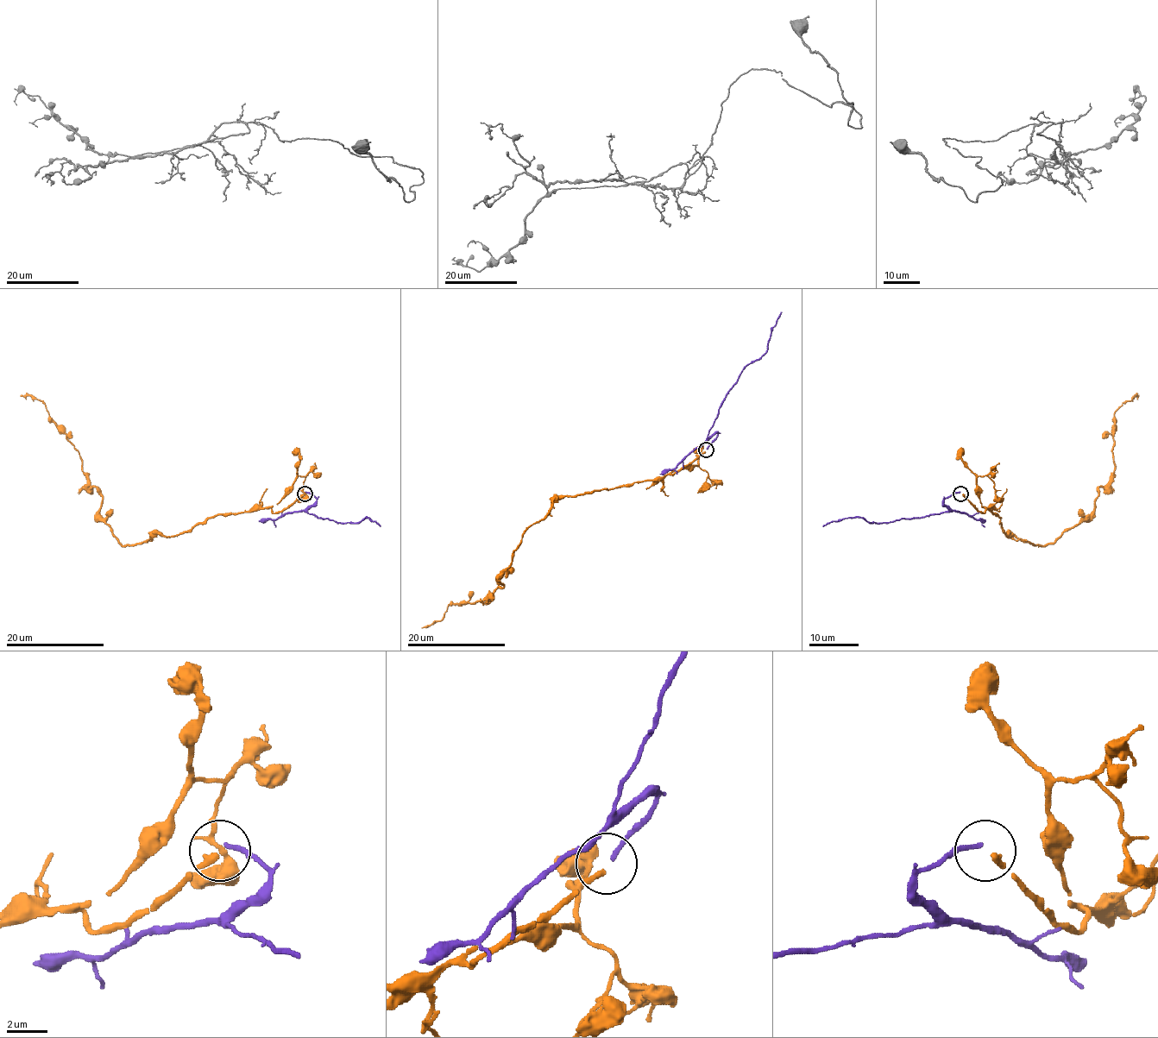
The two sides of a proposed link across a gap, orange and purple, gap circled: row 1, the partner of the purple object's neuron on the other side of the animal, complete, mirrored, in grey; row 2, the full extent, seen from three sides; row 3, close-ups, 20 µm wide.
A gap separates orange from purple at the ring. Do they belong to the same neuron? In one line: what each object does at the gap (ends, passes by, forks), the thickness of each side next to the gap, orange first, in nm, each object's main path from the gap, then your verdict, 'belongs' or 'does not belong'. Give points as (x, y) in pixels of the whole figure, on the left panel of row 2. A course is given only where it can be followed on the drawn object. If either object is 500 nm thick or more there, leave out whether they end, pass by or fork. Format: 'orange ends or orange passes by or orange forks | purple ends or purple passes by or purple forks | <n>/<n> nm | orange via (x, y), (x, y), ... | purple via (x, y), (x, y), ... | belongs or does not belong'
orange ends | purple ends | 320/240 nm | orange via (304, 494), (274, 513), (217, 514), (122, 545), (79, 452), (39, 399), (20, 396) | purple via (305, 492), (310, 492), (316, 499), (307, 509), (310, 514), (341, 523), (359, 523), (366, 517), (380, 526) | does not belong

